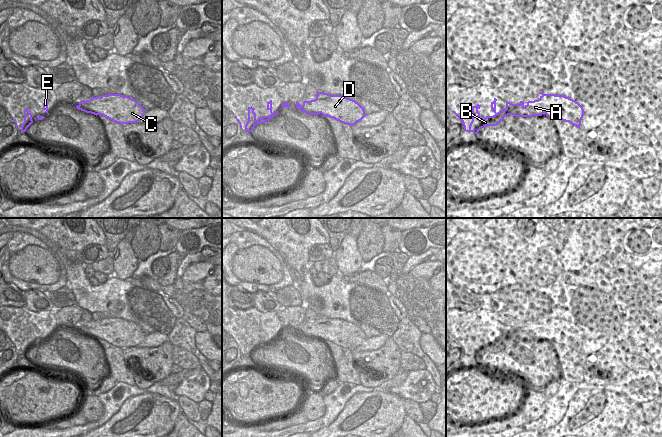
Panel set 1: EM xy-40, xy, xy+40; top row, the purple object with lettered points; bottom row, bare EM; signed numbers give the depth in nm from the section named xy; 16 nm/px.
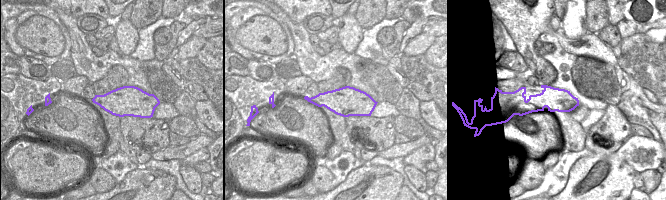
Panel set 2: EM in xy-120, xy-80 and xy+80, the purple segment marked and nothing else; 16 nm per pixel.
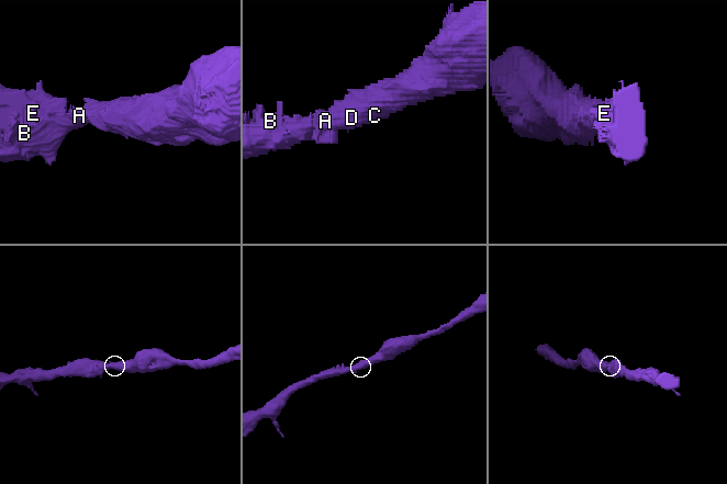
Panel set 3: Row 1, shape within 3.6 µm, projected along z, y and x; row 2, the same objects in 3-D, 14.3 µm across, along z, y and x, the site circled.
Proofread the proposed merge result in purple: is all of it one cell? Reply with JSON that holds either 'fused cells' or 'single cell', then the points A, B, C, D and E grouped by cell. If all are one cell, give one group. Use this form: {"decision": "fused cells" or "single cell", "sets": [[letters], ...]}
{"decision": "single cell", "sets": [["A", "B", "C", "D", "E"]]}

